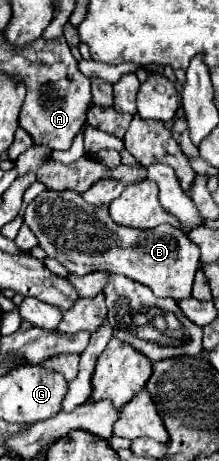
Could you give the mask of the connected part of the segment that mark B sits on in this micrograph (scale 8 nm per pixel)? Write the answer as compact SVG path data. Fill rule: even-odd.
M42 191L28 203L22 217L46 255L60 261L74 275L112 271L148 285L156 297L190 297L194 273L200 267L200 249L188 235L172 225L160 225L146 231L120 227L112 221L108 207L96 209L74 191ZM106 243L110 247L104 247Z

